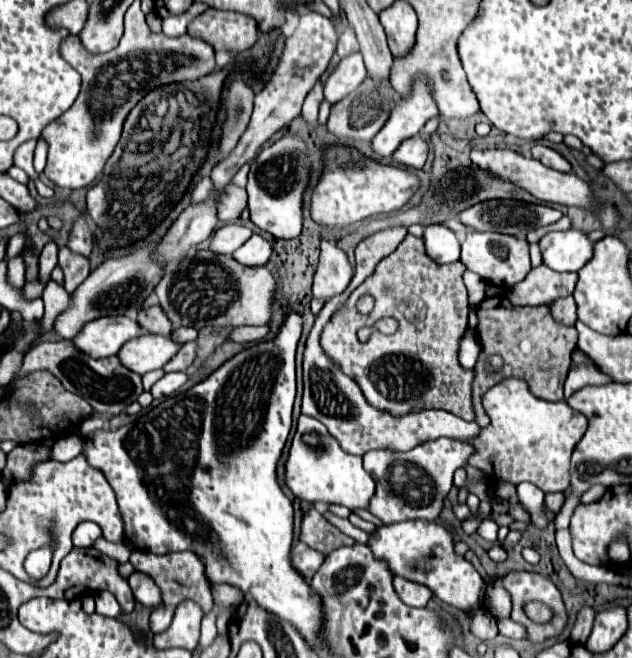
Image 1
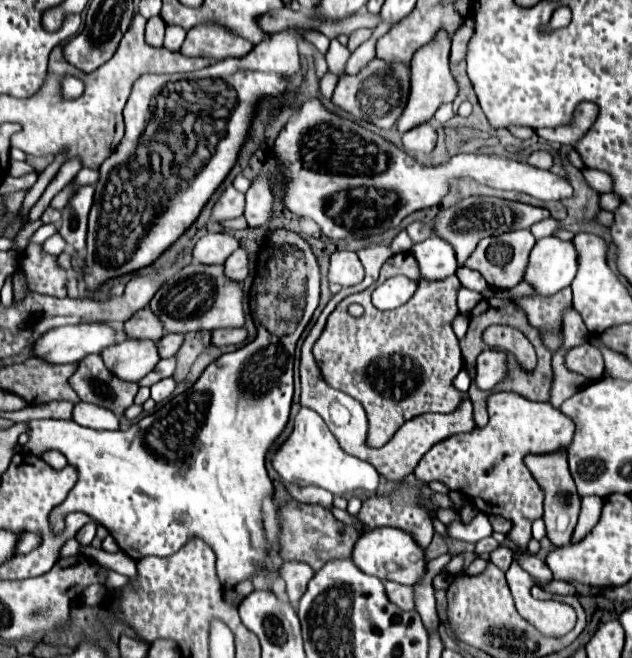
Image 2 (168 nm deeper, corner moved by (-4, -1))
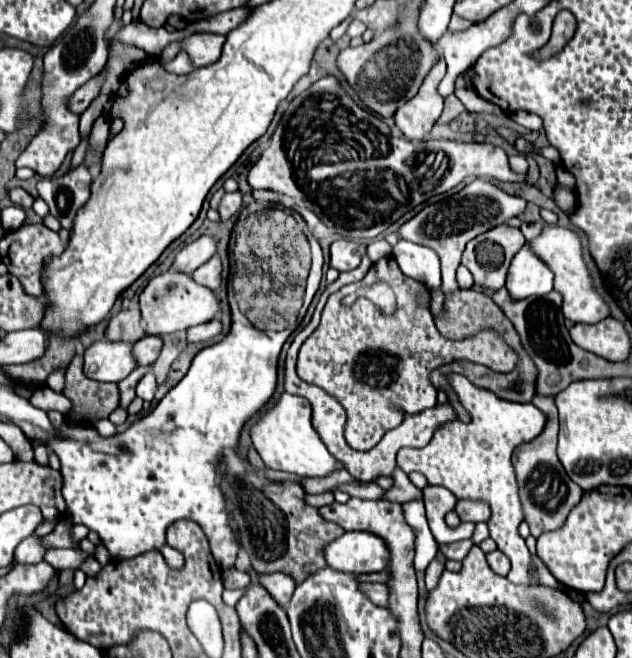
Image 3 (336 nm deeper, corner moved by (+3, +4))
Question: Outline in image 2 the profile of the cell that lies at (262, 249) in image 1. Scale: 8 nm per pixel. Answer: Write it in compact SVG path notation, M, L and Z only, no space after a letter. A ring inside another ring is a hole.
M243 246L237 248L237 250L227 258L225 266L227 266L227 276L229 276L229 278L235 278L237 282L243 282L243 280L251 274L247 248L243 248Z

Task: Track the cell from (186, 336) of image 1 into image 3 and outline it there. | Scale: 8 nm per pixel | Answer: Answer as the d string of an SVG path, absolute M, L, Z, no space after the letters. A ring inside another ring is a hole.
M146 335L142 337L140 341L136 341L132 345L132 355L136 359L136 365L138 367L146 367L146 365L152 365L158 357L162 349L162 339L156 337L156 335Z

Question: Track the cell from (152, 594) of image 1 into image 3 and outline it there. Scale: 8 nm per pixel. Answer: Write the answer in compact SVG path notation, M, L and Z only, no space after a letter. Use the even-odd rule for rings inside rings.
M68 517L60 519L56 529L46 535L46 537L40 537L42 545L46 549L52 549L52 547L72 547L72 539L70 539L70 527L72 527L72 521Z

